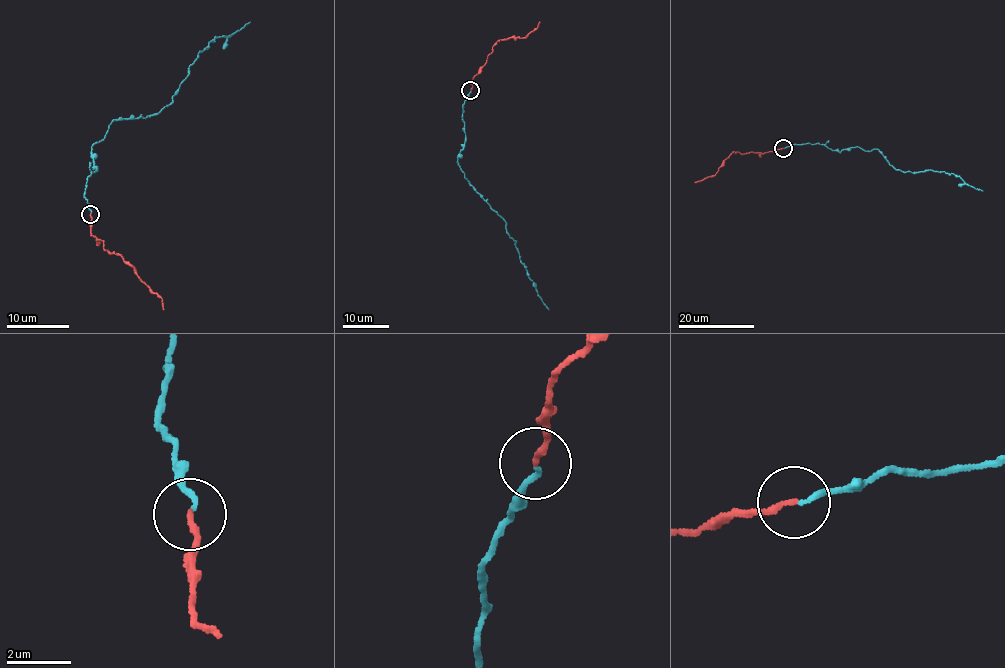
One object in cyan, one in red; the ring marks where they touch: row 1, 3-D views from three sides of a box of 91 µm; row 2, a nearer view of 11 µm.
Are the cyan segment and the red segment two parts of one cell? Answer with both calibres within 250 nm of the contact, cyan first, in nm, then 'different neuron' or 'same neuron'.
140/180 nm | same neuron

